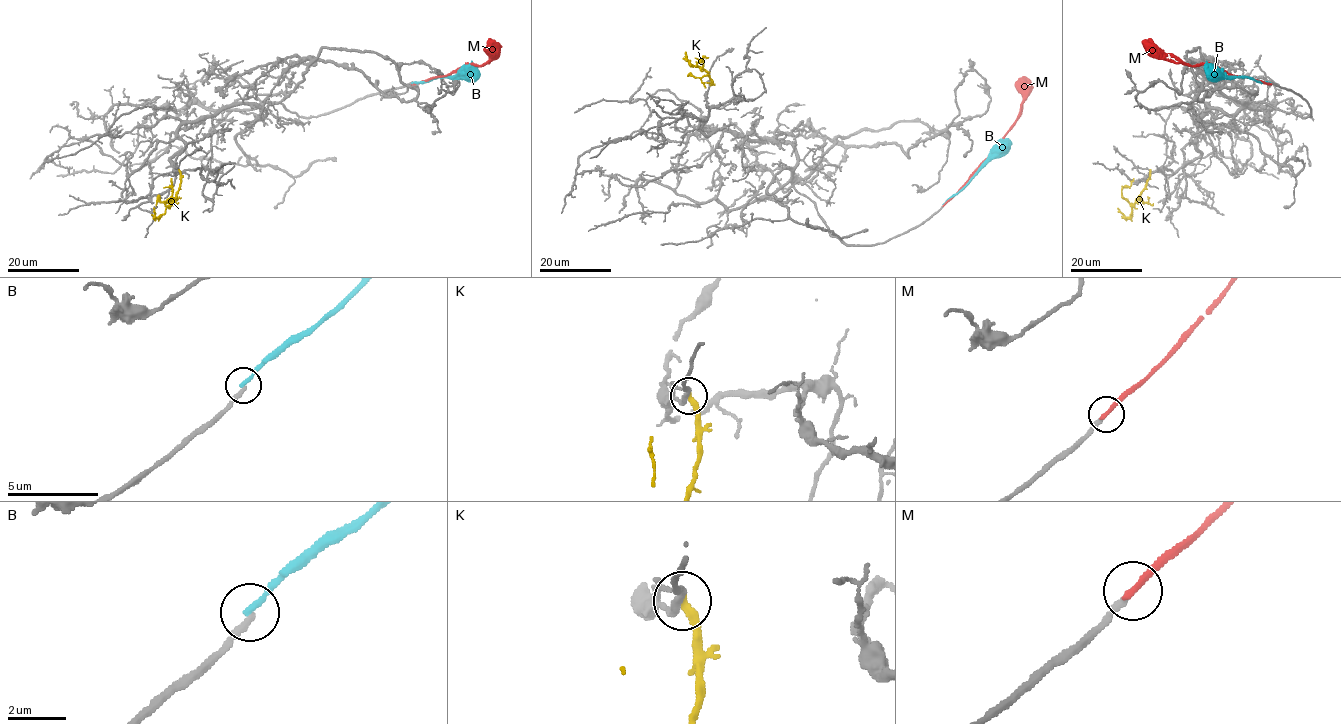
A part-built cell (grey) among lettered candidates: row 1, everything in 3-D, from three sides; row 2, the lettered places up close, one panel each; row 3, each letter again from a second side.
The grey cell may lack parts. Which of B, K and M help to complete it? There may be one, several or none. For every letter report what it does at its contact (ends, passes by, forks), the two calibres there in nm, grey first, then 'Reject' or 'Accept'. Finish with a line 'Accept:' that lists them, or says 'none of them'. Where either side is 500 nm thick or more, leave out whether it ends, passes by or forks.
B: It ends there. Thickness 280 nm (grey) against 240 nm. Reject
K: It ends there. Thickness 200 nm (grey) against 280 nm. Reject
M: It ends there. Thickness 320 nm (grey) against 320 nm. Reject
Accept: none of them

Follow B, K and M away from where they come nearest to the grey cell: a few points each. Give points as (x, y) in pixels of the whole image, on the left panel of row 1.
B: (412, 82), (458, 77), (467, 68), (477, 66)
K: (178, 170), (180, 187), (176, 198), (166, 206), (172, 195), (171, 178)
M: (412, 83), (447, 75), (466, 64), (488, 63), (492, 58), (492, 41)

